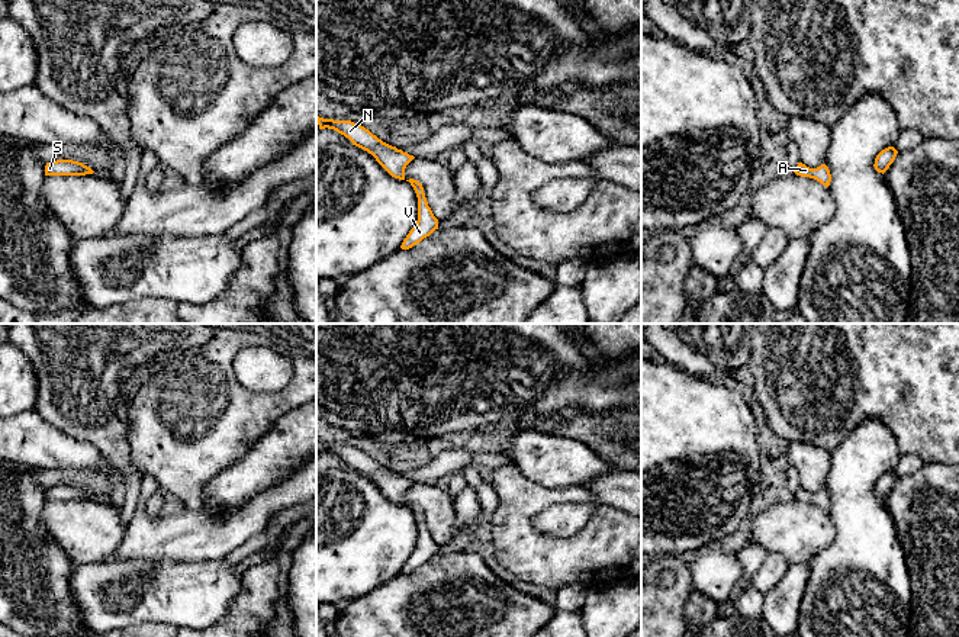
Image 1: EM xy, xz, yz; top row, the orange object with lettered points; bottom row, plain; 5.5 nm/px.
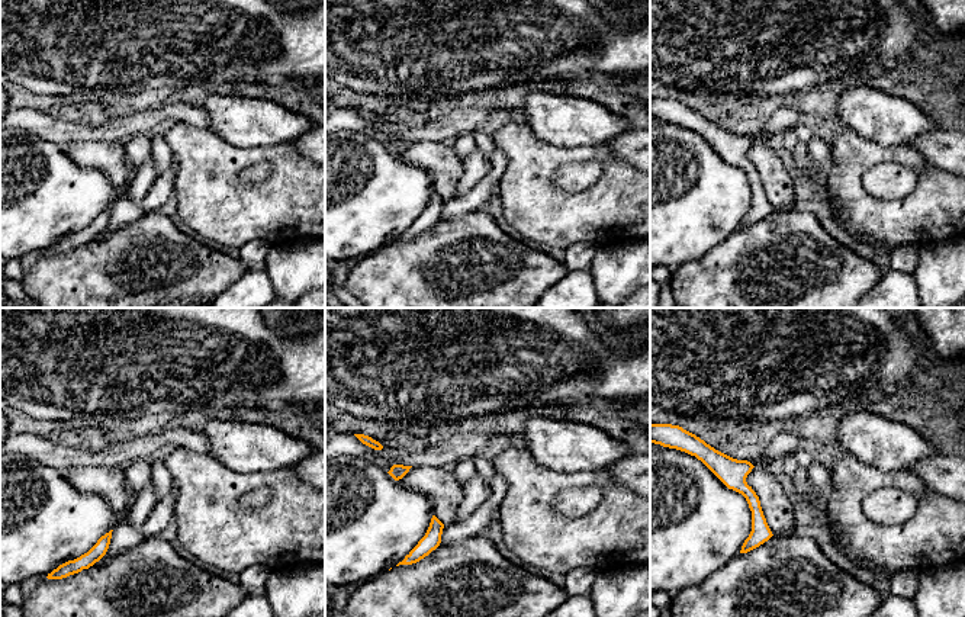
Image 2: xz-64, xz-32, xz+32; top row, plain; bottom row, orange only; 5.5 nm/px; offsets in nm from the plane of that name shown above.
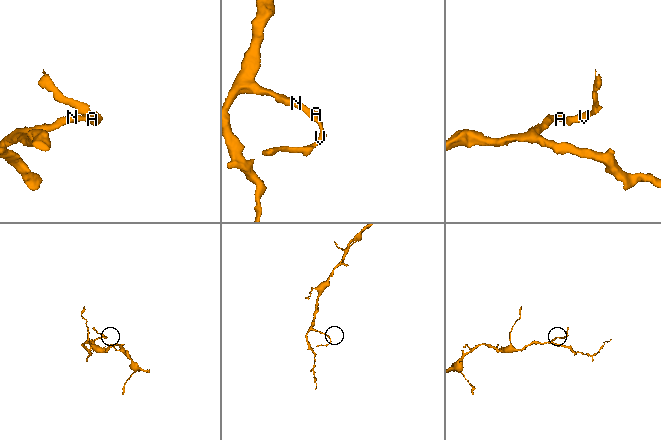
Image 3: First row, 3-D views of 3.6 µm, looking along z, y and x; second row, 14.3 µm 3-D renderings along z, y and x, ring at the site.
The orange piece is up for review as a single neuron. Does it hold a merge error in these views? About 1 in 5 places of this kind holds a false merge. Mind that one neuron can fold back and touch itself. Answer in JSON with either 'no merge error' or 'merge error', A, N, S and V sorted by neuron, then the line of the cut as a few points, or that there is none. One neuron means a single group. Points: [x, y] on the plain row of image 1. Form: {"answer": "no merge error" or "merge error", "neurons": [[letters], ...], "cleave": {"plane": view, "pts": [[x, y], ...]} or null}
{"answer": "no merge error", "neurons": [["A", "N", "S", "V"]], "cleave": null}

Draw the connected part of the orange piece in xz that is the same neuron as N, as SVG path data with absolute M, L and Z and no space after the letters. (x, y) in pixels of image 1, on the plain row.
M318 441L318 450L319 454L328 453L337 456L348 463L353 470L371 479L392 502L406 505L405 493L415 483L413 480L383 467L369 454L351 445L334 445Z

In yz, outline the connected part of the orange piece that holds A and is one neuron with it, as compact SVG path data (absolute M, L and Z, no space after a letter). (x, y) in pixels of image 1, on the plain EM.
M798 488L798 490L794 493L794 498L801 502L814 504L826 512L828 512L830 506L831 506L831 499L830 499L830 495L826 489L821 489L817 493L810 493L805 489Z

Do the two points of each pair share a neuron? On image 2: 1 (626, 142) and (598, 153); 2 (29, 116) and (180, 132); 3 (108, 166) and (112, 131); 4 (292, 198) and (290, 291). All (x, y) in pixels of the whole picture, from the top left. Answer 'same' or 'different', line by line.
1: different
2: different
3: different
4: different

